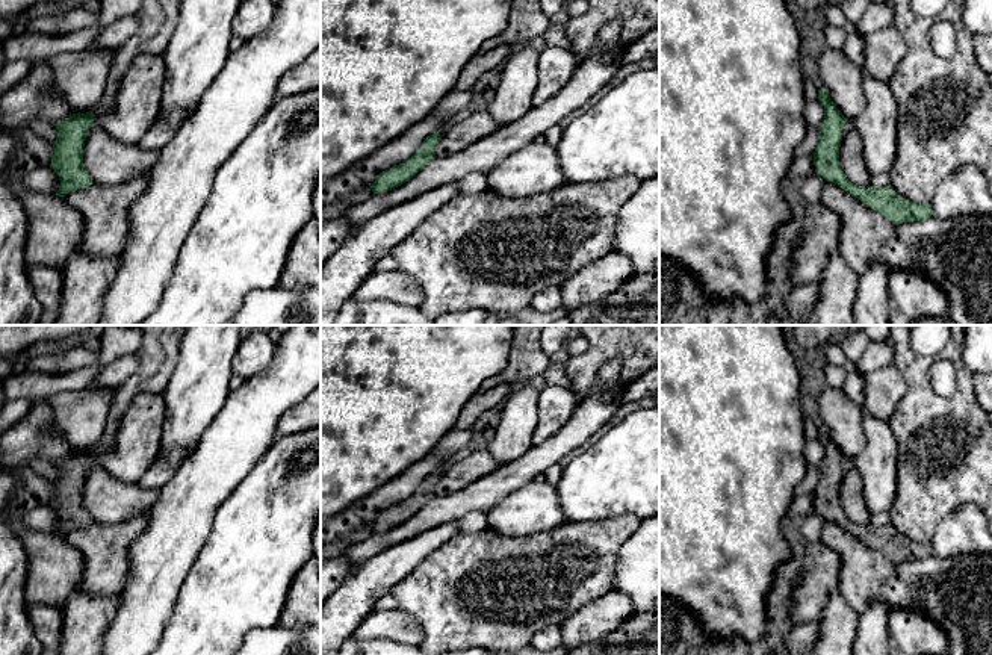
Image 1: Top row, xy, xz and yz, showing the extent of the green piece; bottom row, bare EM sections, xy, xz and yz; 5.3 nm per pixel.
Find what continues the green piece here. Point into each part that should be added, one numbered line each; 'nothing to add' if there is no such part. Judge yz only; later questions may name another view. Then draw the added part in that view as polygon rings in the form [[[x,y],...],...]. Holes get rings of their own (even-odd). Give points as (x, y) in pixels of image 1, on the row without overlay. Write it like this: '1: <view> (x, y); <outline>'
1: yz (809, 363); [[[780,325],[786,346],[800,374],[800,399],[803,419],[811,419],[818,428],[824,427],[818,413],[818,398],[826,387],[826,357],[821,348],[806,349],[795,340],[795,325]]]

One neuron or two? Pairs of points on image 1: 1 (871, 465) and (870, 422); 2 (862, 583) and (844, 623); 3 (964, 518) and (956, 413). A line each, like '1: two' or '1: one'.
1: one
2: two
3: two

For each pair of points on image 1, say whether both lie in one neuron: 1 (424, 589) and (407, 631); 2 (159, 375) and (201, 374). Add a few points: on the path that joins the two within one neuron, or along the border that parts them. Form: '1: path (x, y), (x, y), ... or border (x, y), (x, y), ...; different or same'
1: border (396, 608), (407, 613), (416, 622), (424, 639); different
2: border (180, 342), (177, 365), (161, 392); different

